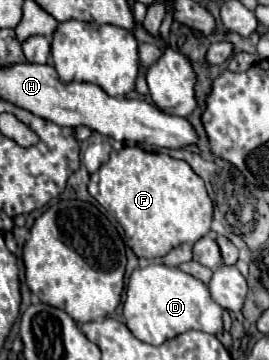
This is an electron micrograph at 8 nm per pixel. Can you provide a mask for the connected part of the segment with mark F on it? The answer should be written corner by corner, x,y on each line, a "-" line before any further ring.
127,146
119,152
113,152
111,158
92,174
88,184
89,193
123,226
129,248
139,258
161,258
171,248
189,242
195,244
199,238
209,234
213,218
213,202
207,194
205,182
191,170
183,160
175,160
167,154
145,152
139,146

